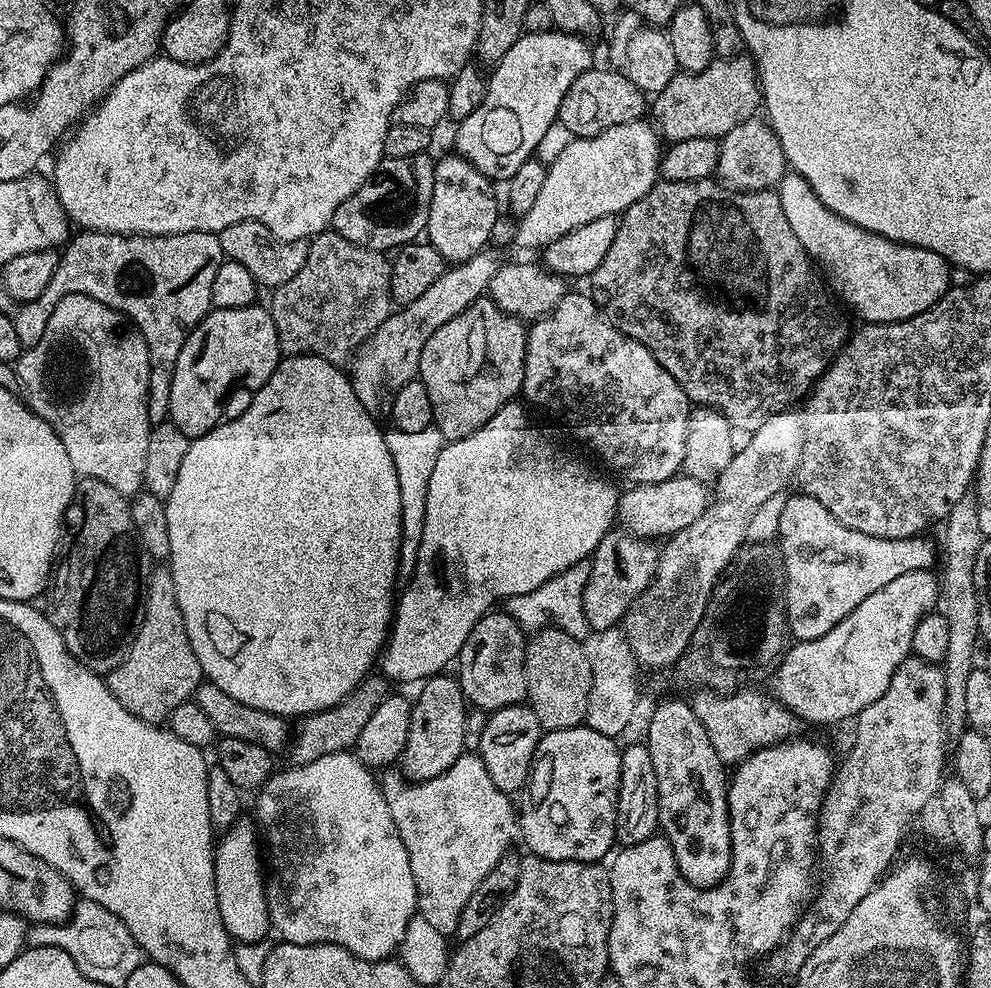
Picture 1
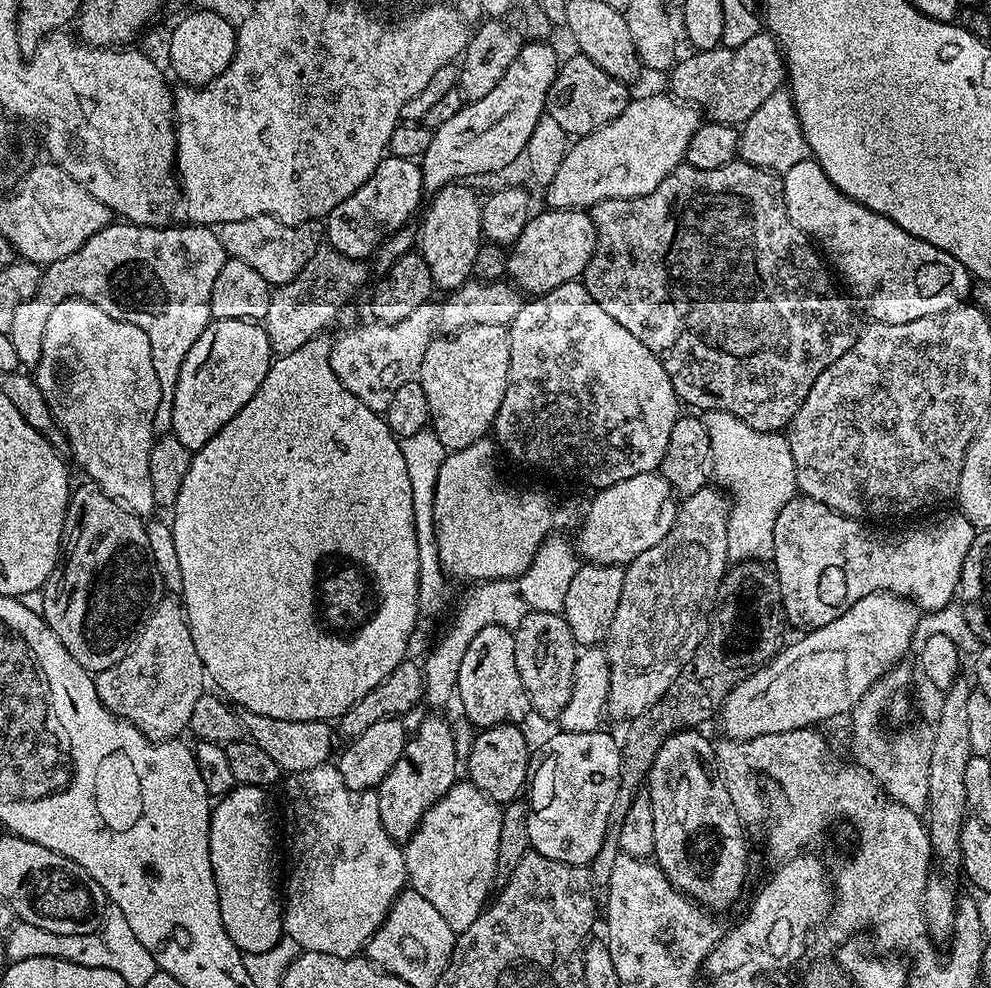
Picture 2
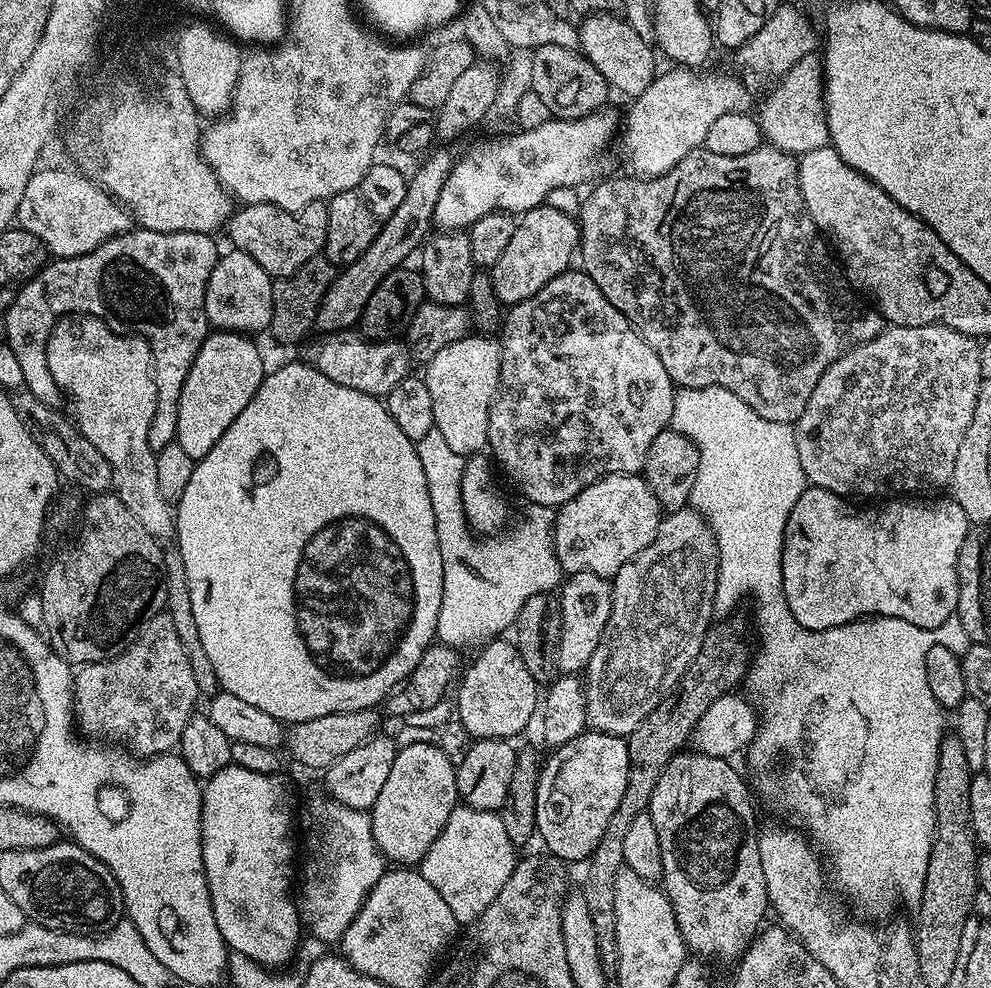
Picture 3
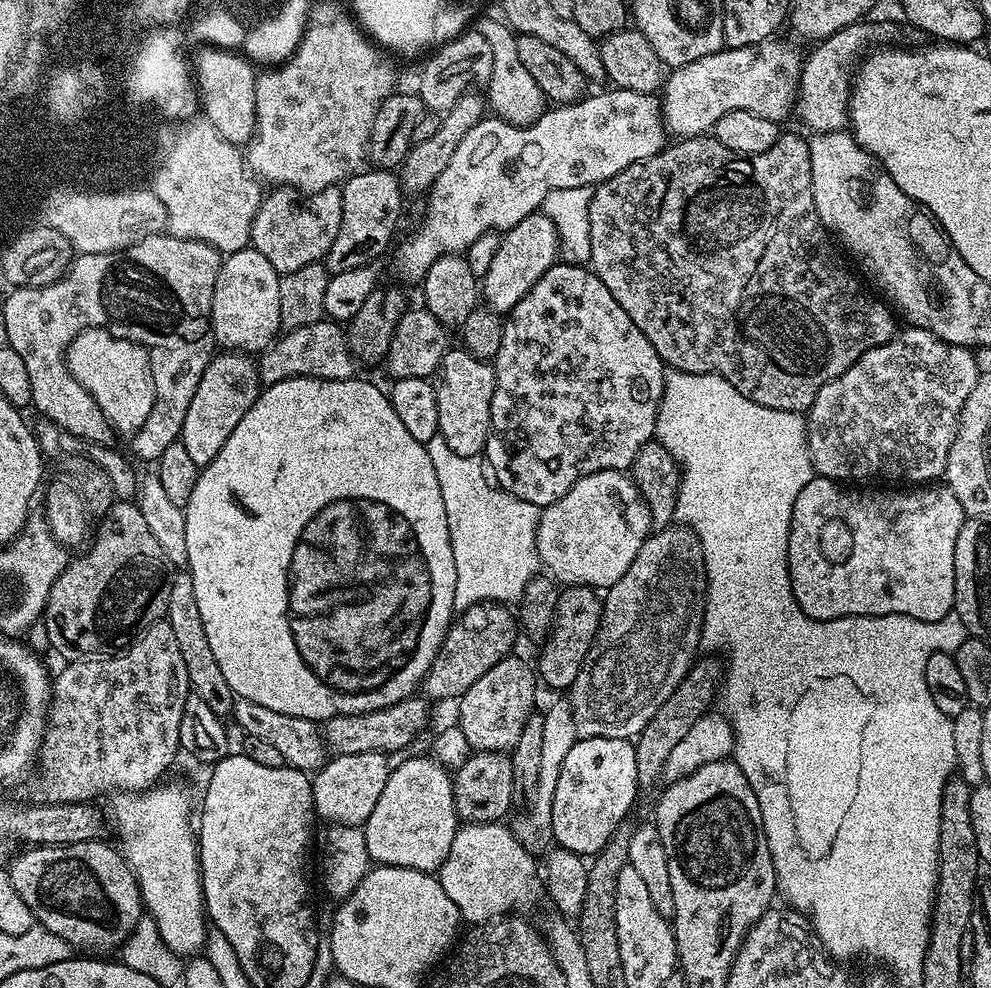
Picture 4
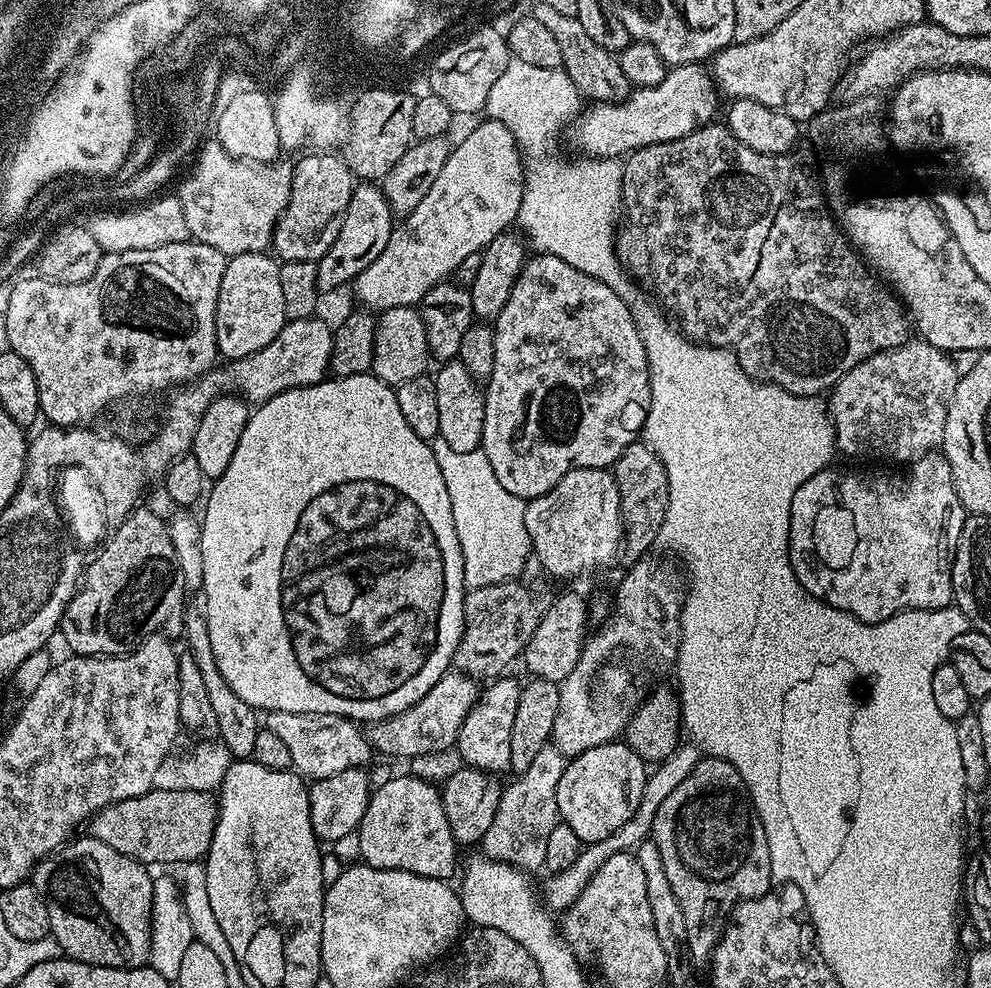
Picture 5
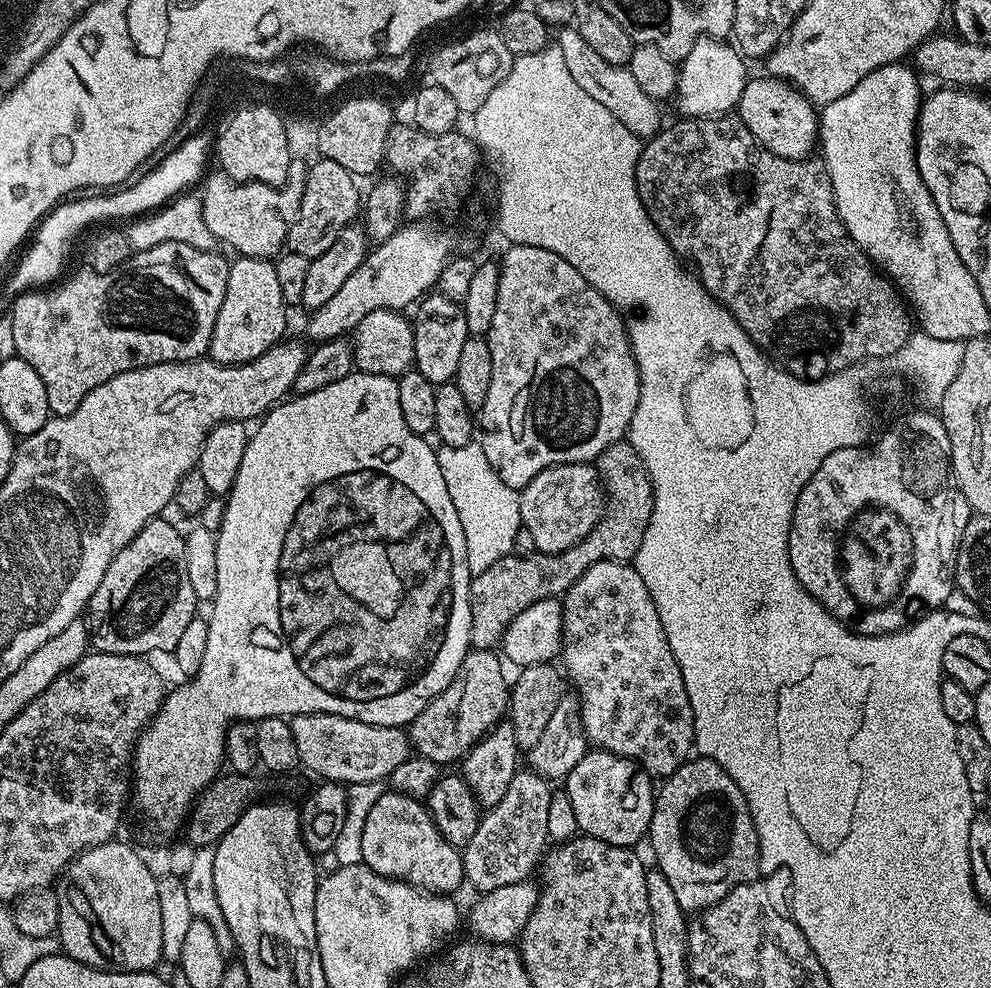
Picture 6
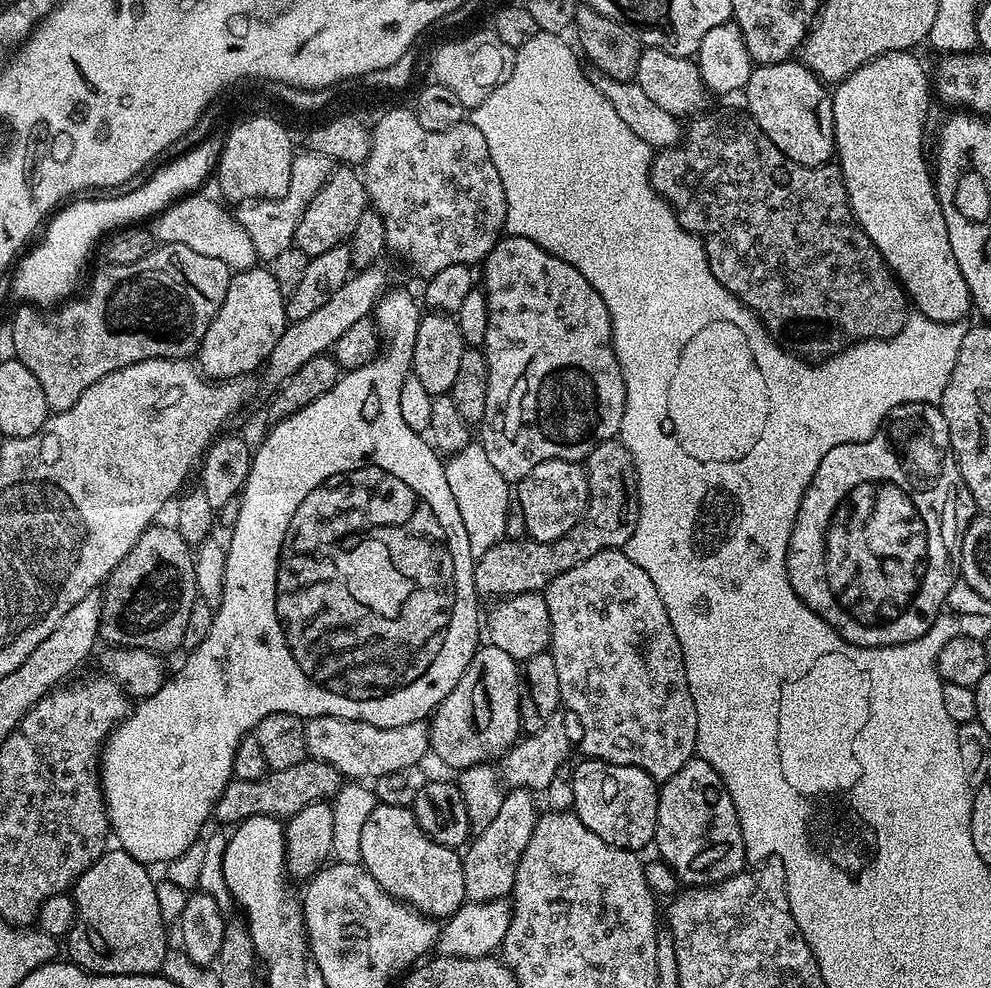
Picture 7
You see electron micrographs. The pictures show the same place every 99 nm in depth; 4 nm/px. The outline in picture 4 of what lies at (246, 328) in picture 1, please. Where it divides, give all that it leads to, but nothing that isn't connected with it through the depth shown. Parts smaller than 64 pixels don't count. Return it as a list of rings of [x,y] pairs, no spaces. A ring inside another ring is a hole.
[[[231,350],[213,355],[202,374],[202,382],[198,382],[198,390],[194,390],[194,398],[190,398],[190,410],[186,410],[186,422],[182,422],[180,431],[179,443],[186,446],[196,465],[209,464],[218,450],[226,446],[226,438],[234,434],[234,426],[242,422],[242,414],[254,406],[261,391],[260,370],[251,355]]]

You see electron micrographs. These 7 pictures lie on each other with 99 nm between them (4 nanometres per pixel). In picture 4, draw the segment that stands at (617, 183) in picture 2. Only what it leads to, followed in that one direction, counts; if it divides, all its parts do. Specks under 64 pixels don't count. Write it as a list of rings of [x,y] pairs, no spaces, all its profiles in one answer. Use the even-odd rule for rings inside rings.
[[[780,38],[764,40],[755,48],[729,48],[727,46],[714,54],[706,54],[706,58],[698,58],[680,68],[672,68],[667,73],[662,84],[662,111],[664,122],[673,137],[687,138],[703,136],[715,129],[718,118],[722,114],[730,114],[730,110],[750,110],[762,118],[770,118],[783,122],[794,112],[796,92],[800,88],[801,53],[796,53],[788,44],[783,44]]]

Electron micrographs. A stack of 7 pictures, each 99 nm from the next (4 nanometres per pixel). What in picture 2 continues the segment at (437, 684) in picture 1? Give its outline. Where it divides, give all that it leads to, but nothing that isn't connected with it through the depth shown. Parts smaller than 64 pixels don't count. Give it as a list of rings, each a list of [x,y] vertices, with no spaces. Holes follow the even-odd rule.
[[[428,714],[421,719],[420,727],[409,735],[408,745],[402,750],[402,758],[394,762],[394,770],[386,774],[380,784],[378,798],[378,814],[382,814],[382,826],[386,826],[386,834],[397,842],[406,842],[416,833],[422,818],[435,804],[457,783],[455,754],[455,738],[453,725],[444,721],[440,714]]]

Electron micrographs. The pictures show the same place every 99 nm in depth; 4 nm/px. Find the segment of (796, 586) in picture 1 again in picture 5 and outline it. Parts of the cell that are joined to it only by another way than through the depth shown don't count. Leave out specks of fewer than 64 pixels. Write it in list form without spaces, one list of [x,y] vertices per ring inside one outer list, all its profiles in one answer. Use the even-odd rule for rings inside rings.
[[[933,450],[920,456],[917,460],[911,461],[911,468],[912,476],[863,476],[860,472],[839,472],[836,466],[829,466],[811,476],[806,482],[802,482],[802,486],[798,486],[794,502],[790,506],[788,557],[798,582],[814,598],[818,598],[823,604],[848,612],[867,624],[877,624],[910,608],[946,608],[953,603],[952,560],[956,556],[956,543],[962,534],[966,509],[954,490],[950,462],[945,458],[943,451]]]

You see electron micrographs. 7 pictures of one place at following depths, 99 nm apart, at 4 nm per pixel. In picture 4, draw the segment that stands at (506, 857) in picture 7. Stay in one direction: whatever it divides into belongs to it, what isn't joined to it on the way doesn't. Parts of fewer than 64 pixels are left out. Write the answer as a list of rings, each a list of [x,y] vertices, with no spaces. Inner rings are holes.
[[[560,698],[560,700],[554,701],[548,709],[543,709],[542,715],[544,718],[542,722],[542,762],[538,769],[538,786],[527,801],[528,809],[520,813],[517,811],[511,817],[513,820],[510,822],[510,829],[514,838],[527,852],[533,854],[547,853],[553,843],[552,799],[554,798],[554,786],[558,786],[558,774],[562,770],[562,761],[566,759],[566,754],[570,754],[570,746],[574,746],[578,739],[574,730],[572,706],[567,699]]]

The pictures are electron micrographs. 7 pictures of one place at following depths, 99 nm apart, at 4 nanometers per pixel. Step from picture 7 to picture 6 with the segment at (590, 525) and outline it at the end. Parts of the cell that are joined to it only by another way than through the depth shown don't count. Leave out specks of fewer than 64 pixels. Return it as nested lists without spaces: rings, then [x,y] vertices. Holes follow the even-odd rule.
[[[627,439],[606,446],[606,450],[602,450],[602,454],[596,457],[594,467],[600,476],[600,483],[606,499],[600,521],[592,527],[590,534],[586,534],[586,538],[582,538],[577,544],[561,552],[532,550],[529,551],[529,556],[519,556],[519,554],[504,556],[498,562],[494,562],[494,566],[490,566],[490,570],[482,570],[473,575],[470,586],[472,602],[471,647],[473,649],[495,649],[499,645],[500,639],[504,637],[508,623],[518,614],[522,614],[522,610],[526,610],[526,606],[551,596],[563,597],[572,583],[582,574],[586,574],[586,570],[590,570],[590,566],[594,566],[594,562],[602,562],[603,560],[635,561],[638,546],[642,546],[642,534],[646,534],[646,526],[650,526],[650,514],[652,513],[650,474],[642,462],[642,458],[638,458],[638,450],[634,450],[634,446],[629,444]]]

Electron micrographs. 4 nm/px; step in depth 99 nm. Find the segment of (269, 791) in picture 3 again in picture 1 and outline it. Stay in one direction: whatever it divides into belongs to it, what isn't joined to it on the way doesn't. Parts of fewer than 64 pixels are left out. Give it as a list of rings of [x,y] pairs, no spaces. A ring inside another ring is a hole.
[[[237,820],[221,835],[224,836],[221,840],[219,837],[214,848],[214,882],[218,894],[218,910],[222,914],[222,922],[228,935],[241,944],[265,939],[272,928],[264,889],[266,872],[262,867],[262,848],[258,843],[257,829],[251,823],[248,825],[246,820]]]

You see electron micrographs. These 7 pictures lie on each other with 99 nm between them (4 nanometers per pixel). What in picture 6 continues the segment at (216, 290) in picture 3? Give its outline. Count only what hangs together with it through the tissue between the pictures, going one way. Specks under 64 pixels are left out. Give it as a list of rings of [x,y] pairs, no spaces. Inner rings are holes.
[[[253,256],[233,259],[228,265],[226,294],[222,298],[222,310],[218,310],[218,318],[214,322],[207,355],[215,364],[248,364],[285,339],[287,332],[284,331],[288,328],[287,311],[289,312],[289,309],[282,298],[282,289],[278,287],[278,274],[272,260],[259,260]]]

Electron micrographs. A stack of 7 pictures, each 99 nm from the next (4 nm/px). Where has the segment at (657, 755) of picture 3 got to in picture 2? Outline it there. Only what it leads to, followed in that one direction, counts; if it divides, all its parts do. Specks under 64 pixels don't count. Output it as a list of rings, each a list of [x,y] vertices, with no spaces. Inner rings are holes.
[[[741,560],[733,563],[724,574],[724,580],[720,583],[718,599],[712,609],[712,615],[708,622],[708,630],[704,633],[698,650],[682,666],[678,678],[670,682],[670,690],[654,702],[654,706],[647,708],[641,716],[634,717],[627,725],[628,733],[622,736],[622,747],[620,750],[620,789],[614,798],[614,810],[610,814],[610,822],[606,830],[606,838],[602,842],[602,850],[592,859],[590,875],[597,885],[607,885],[610,873],[614,870],[614,862],[622,854],[618,834],[622,834],[622,822],[626,818],[626,810],[634,802],[636,796],[641,795],[642,785],[648,779],[648,772],[654,766],[654,758],[658,750],[662,750],[662,744],[666,738],[670,738],[676,732],[685,730],[696,730],[701,727],[703,720],[708,720],[719,713],[725,698],[750,674],[754,674],[775,658],[785,643],[784,628],[786,629],[786,617],[784,615],[784,603],[782,602],[782,590],[776,577],[776,569],[771,563],[763,560]]]

